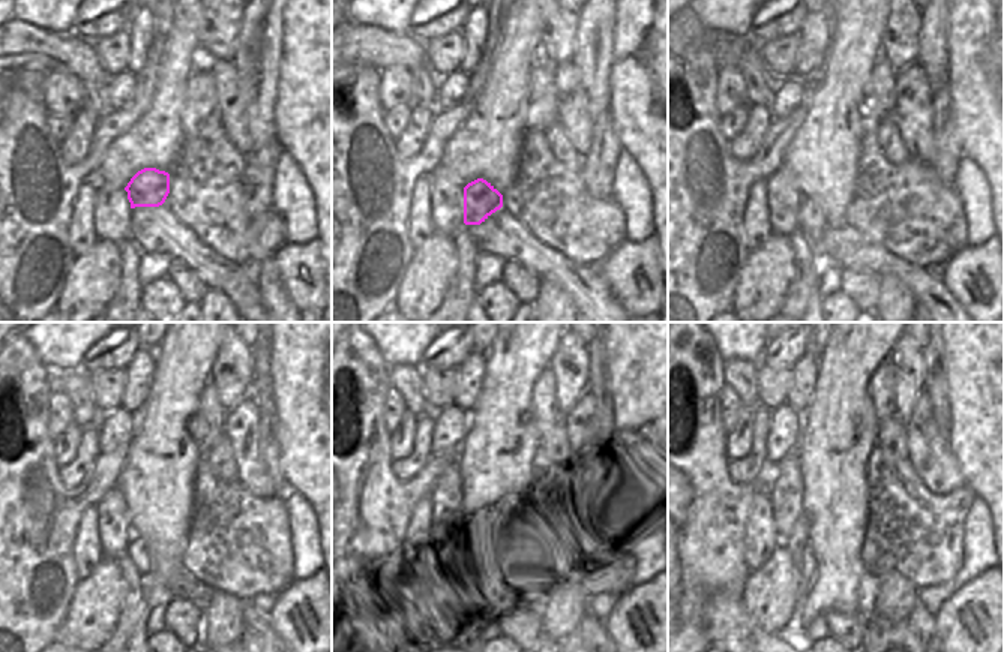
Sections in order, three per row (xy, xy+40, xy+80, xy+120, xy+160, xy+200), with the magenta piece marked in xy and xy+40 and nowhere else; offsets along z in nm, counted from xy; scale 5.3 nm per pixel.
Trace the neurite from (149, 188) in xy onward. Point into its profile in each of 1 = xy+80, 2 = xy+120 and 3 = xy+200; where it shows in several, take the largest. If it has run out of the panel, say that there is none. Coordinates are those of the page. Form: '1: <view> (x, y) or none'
1: xy+80 (812, 222)
2: xy+120 (137, 549)
3: xy+200 (809, 565)

